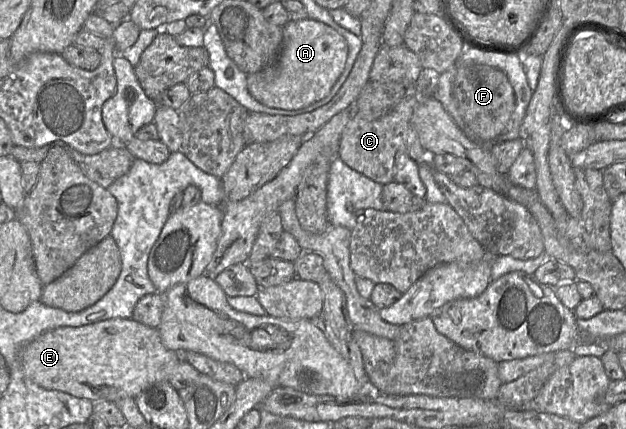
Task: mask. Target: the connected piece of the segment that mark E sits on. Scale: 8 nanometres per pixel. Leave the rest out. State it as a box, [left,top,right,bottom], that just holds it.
[20,318,182,402]

